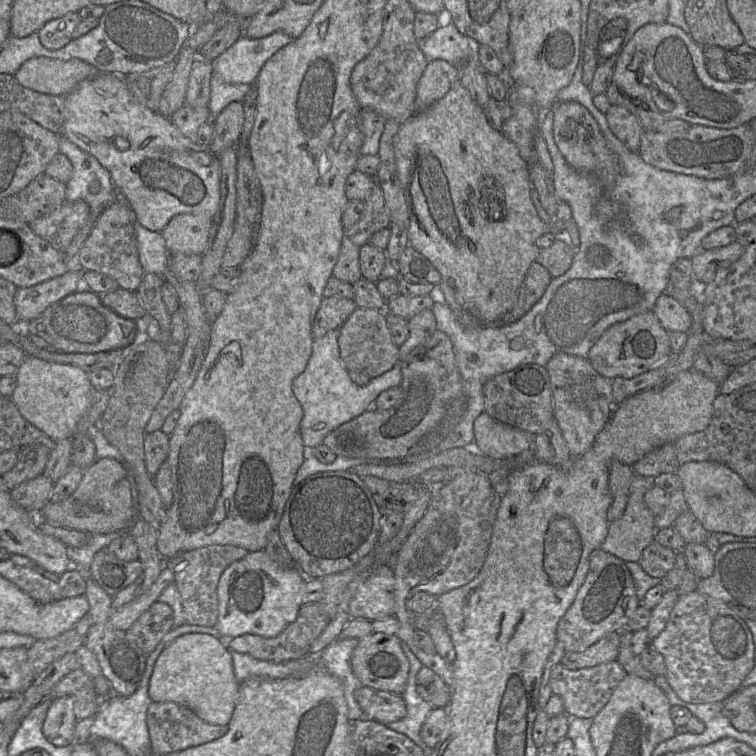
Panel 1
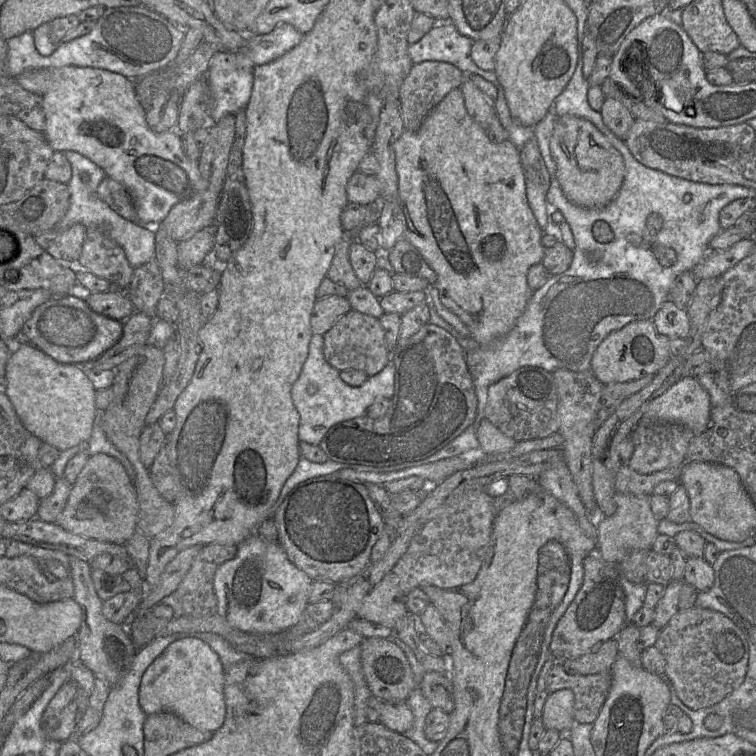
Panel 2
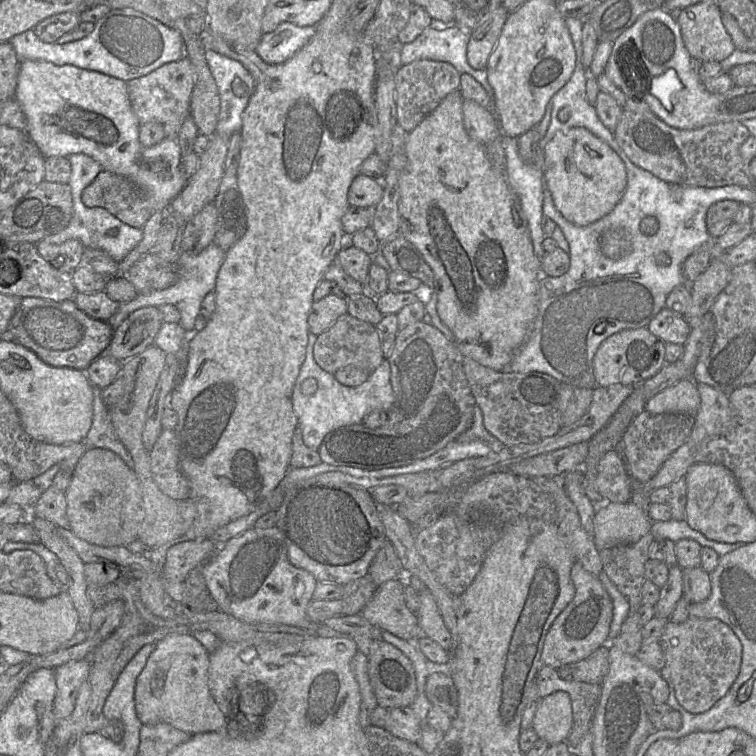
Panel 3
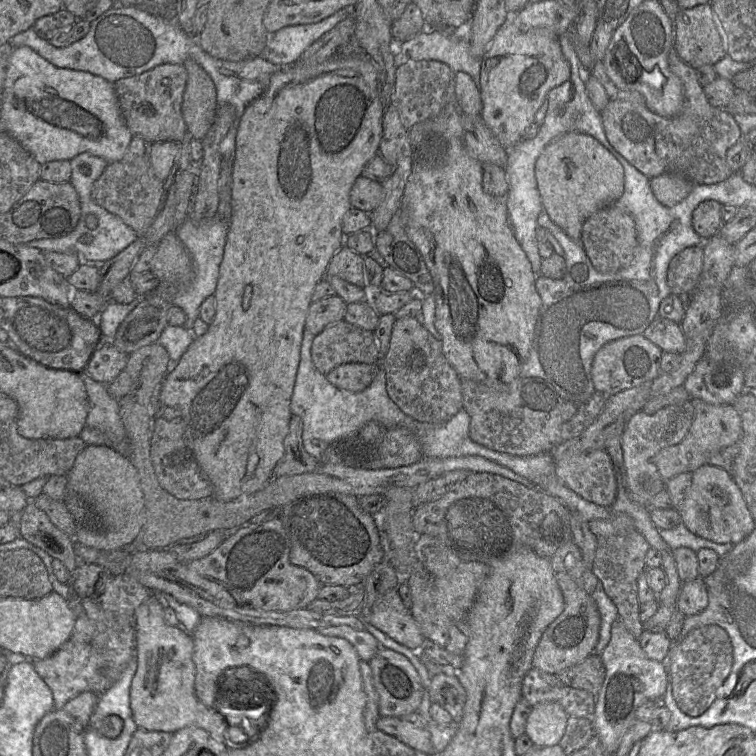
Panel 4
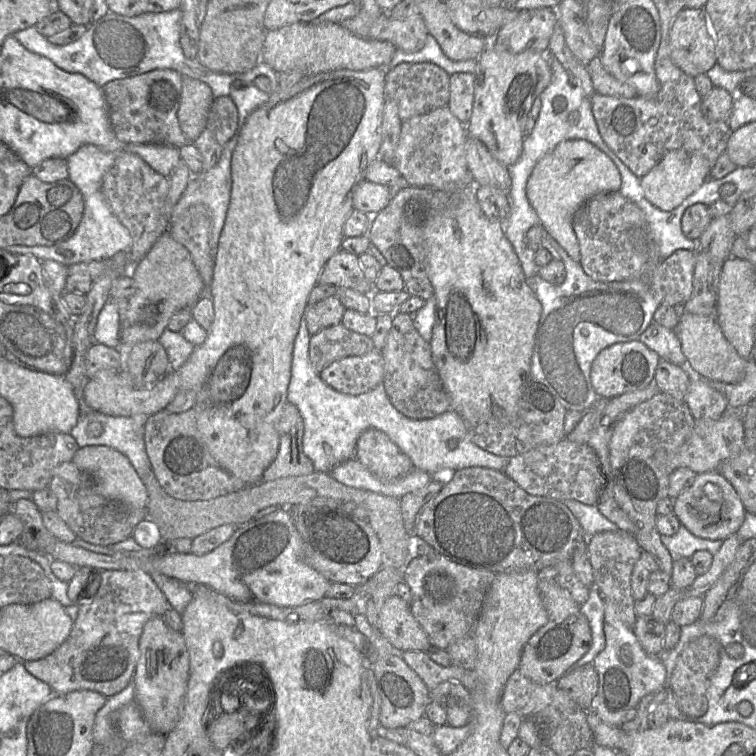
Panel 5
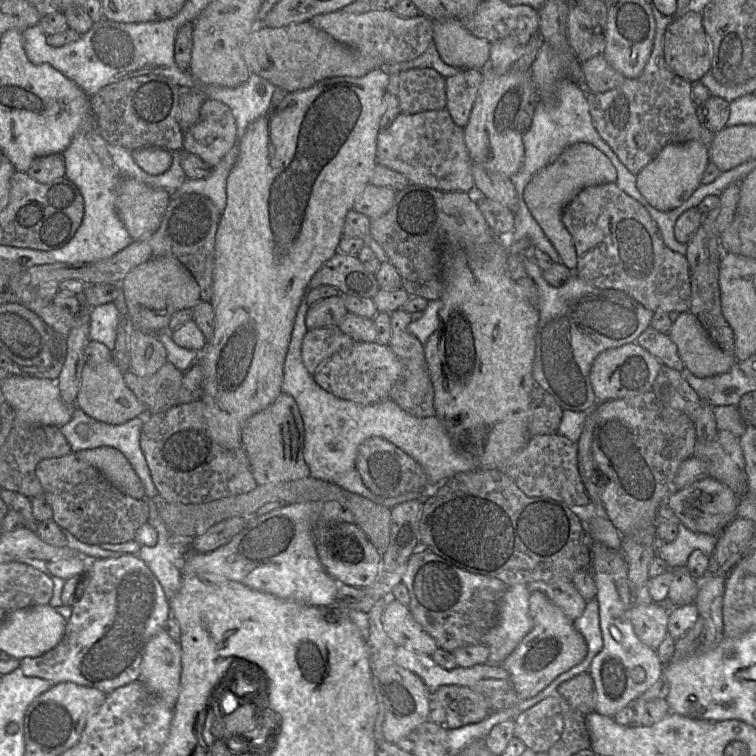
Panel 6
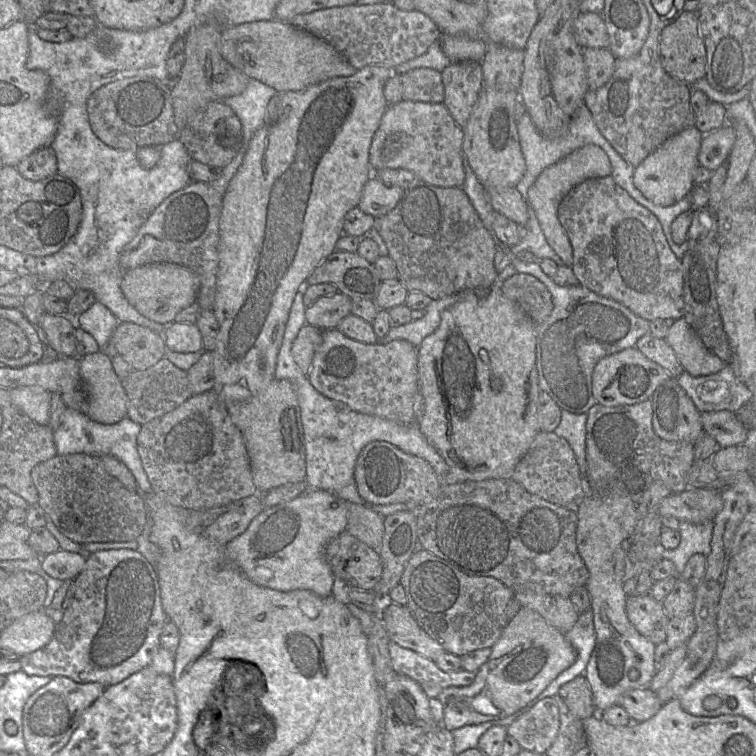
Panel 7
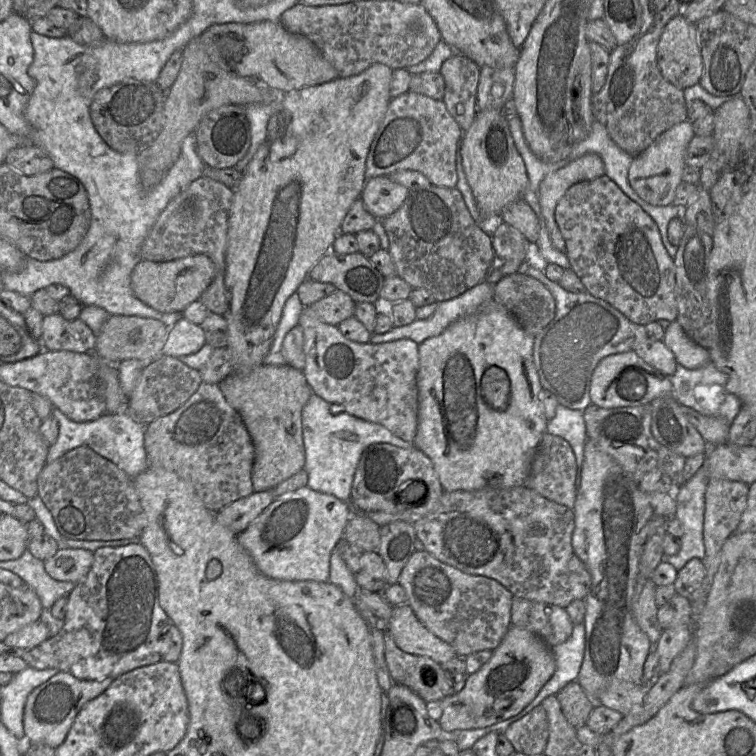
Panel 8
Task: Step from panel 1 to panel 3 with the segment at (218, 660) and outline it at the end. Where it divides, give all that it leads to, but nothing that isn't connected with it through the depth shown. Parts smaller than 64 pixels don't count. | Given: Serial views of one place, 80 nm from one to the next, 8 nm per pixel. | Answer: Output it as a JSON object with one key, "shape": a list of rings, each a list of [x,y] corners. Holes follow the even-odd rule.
{"shape":[[[172,633],[155,643],[145,667],[139,674],[135,684],[134,701],[137,717],[143,725],[167,723],[189,734],[227,730],[235,723],[227,722],[210,693],[208,685],[208,668],[210,653],[191,634]]]}

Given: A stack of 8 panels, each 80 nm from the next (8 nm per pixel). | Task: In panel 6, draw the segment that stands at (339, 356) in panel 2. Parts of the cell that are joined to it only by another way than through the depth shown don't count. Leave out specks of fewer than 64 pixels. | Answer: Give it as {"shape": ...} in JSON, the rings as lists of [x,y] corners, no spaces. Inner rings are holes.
{"shape":[[[324,326],[308,330],[301,346],[302,361],[307,371],[313,375],[333,354],[351,347],[355,341],[343,333],[338,326]]]}

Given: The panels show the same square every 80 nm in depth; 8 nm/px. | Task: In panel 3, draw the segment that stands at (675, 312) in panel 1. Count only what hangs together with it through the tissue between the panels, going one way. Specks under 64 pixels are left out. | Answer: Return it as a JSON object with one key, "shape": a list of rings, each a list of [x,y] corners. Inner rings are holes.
{"shape":[[[662,308],[650,321],[648,330],[658,339],[666,343],[684,345],[689,335],[689,324],[684,316]]]}

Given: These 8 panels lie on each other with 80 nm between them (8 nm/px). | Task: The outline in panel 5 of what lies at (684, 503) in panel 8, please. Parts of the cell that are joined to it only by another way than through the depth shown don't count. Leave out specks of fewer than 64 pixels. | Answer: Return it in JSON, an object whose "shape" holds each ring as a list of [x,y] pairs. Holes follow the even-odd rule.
{"shape":[[[680,525],[678,531],[674,535],[660,536],[661,542],[668,549],[673,561],[681,557],[690,558],[697,550],[707,550],[711,554],[715,554],[722,543],[722,541],[697,537],[684,525]]]}

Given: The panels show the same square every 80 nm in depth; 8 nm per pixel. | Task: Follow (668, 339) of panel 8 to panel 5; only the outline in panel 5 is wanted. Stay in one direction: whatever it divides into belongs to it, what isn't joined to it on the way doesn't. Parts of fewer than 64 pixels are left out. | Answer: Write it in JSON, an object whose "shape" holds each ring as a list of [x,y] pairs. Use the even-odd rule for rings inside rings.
{"shape":[[[684,313],[673,330],[681,343],[687,367],[696,376],[723,383],[737,383],[744,378],[749,359],[738,355],[714,317]]]}

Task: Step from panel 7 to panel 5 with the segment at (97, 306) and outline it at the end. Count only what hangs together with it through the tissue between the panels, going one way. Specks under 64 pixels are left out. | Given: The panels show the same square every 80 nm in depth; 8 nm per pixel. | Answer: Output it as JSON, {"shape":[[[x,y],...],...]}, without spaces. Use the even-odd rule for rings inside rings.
{"shape":[[[109,300],[101,309],[95,329],[93,341],[112,348],[120,348],[119,334],[121,330],[121,307],[116,301]]]}

